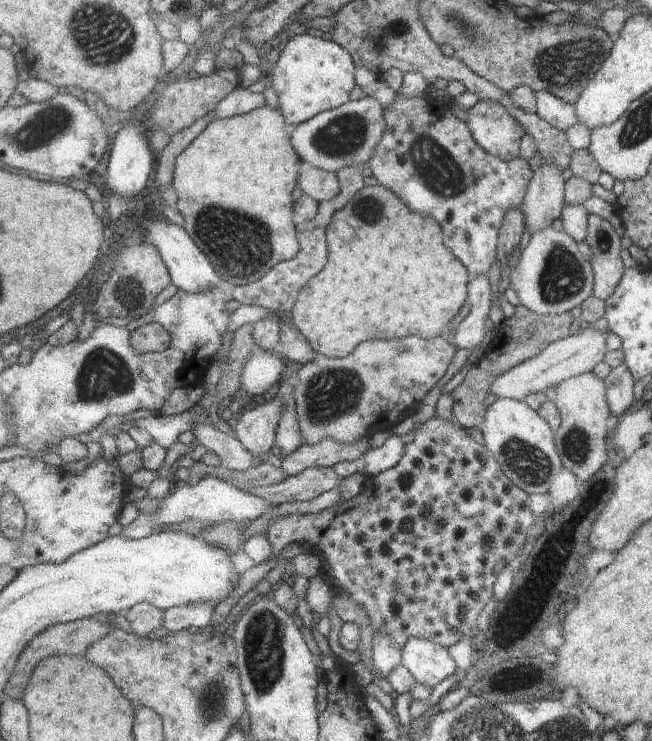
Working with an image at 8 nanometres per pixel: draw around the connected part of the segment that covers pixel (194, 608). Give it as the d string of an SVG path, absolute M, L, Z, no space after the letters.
M197 602L187 606L176 606L165 611L163 628L169 632L189 630L189 628L203 628L209 626L215 618L215 604L213 602Z

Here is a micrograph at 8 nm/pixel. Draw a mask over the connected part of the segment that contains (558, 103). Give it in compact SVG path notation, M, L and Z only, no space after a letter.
M549 90L536 92L538 100L538 115L557 130L565 132L567 128L579 123L577 108L574 104L565 102L562 98L551 94Z

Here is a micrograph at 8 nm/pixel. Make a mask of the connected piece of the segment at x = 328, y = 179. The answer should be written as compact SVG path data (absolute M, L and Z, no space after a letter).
M305 166L298 182L302 192L320 204L333 200L340 193L341 183L338 173L325 172L314 166Z

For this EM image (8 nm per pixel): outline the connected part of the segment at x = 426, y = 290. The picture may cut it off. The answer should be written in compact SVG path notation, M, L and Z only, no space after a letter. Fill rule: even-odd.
M379 182L376 185L367 185L353 196L353 200L333 216L333 222L329 225L326 232L328 238L329 258L327 266L317 274L301 292L294 310L290 313L293 317L294 326L299 332L309 340L311 348L315 352L331 358L345 358L349 356L361 343L369 340L391 340L397 338L407 338L411 336L420 336L427 340L435 340L440 337L441 330L447 322L451 322L453 317L461 310L461 307L467 303L470 295L471 278L468 268L453 254L453 251L445 244L445 235L441 225L431 218L431 216L421 216L417 214L408 204L397 196L396 192L385 188ZM343 228L353 228L351 234L343 232Z

